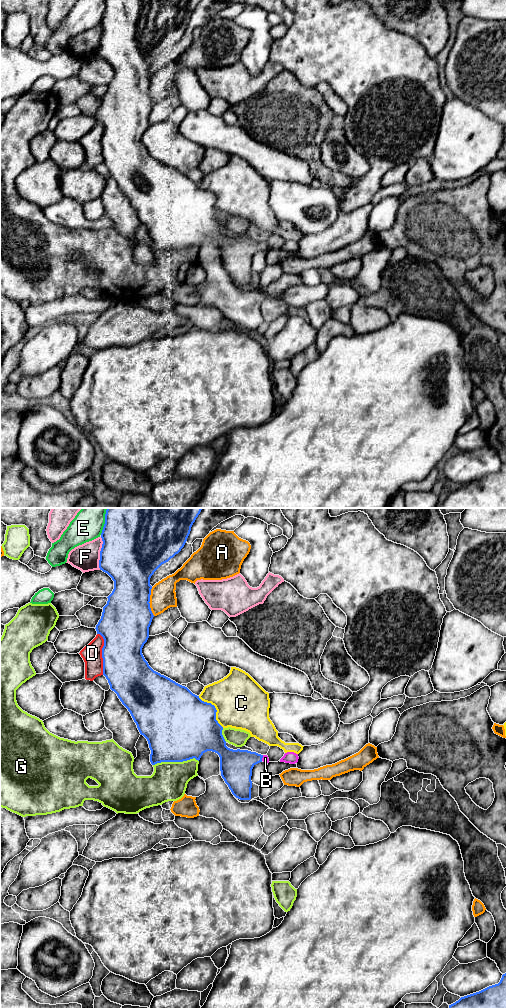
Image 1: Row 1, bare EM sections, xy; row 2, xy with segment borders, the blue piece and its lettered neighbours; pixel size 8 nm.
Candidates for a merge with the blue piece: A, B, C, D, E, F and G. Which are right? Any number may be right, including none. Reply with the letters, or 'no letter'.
B

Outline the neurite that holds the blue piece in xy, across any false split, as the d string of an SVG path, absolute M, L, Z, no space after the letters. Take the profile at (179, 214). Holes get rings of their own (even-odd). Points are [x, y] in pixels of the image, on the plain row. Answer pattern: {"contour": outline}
{"contour": "M106 0L105 2L105 12L101 21L101 26L103 29L102 36L100 39L100 48L99 48L99 56L103 60L107 61L112 68L114 69L114 77L112 81L107 85L107 92L103 95L103 100L101 107L96 113L97 122L100 122L104 127L104 134L102 136L102 146L103 146L103 163L108 168L110 173L110 177L114 179L122 192L128 197L130 200L134 210L137 213L137 216L141 223L143 223L149 232L149 236L151 238L150 242L150 250L152 253L161 250L183 250L190 247L195 246L196 248L200 248L201 244L207 240L212 239L219 243L220 245L220 259L221 264L224 267L225 271L228 273L232 282L240 287L240 288L250 288L251 287L251 276L252 276L252 257L253 255L260 251L266 250L269 251L269 246L267 243L261 243L256 240L251 240L248 238L233 238L226 234L226 229L222 223L223 215L216 208L216 196L211 191L207 191L202 189L199 184L193 182L187 175L182 174L170 166L161 163L160 161L154 159L145 148L142 142L142 136L144 132L147 130L149 126L149 115L151 113L152 107L154 105L151 96L150 96L150 83L152 74L150 73L150 66L154 62L154 60L164 51L168 50L171 46L173 46L176 42L178 42L181 37L184 35L187 26L190 22L191 15L195 10L196 6L200 0Z"}

